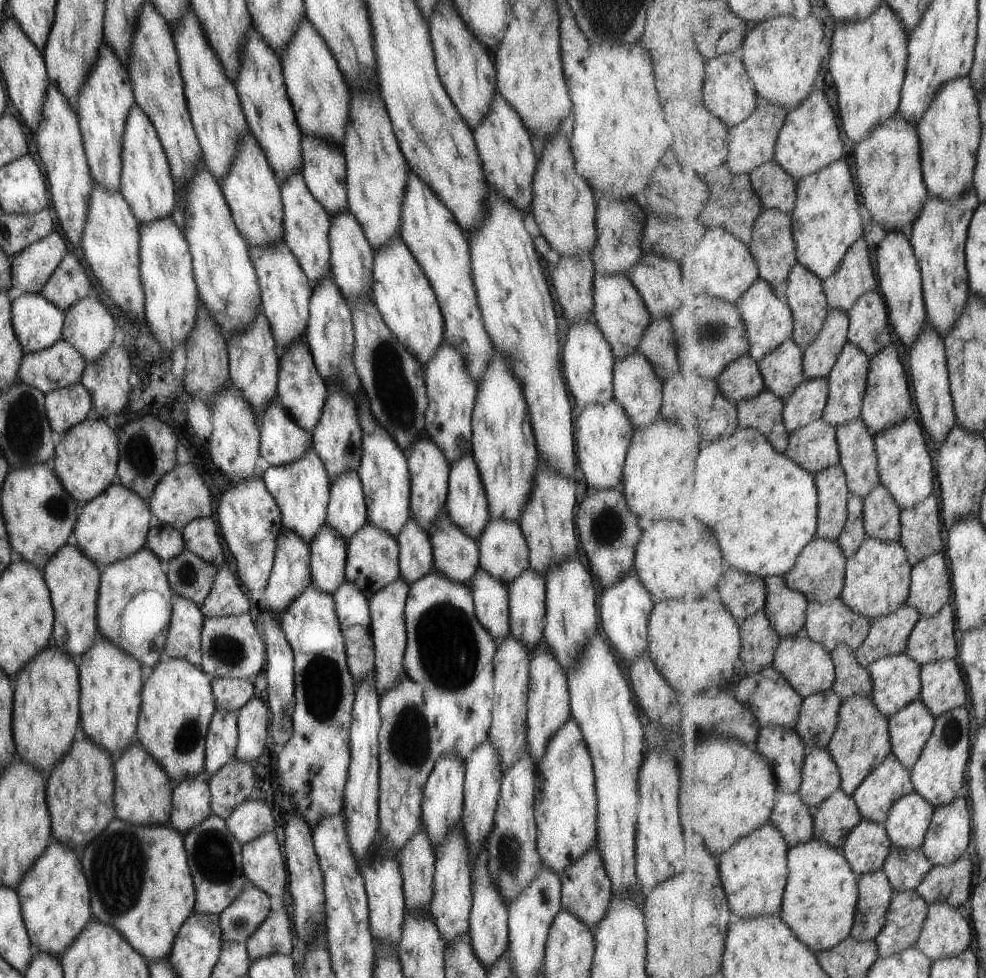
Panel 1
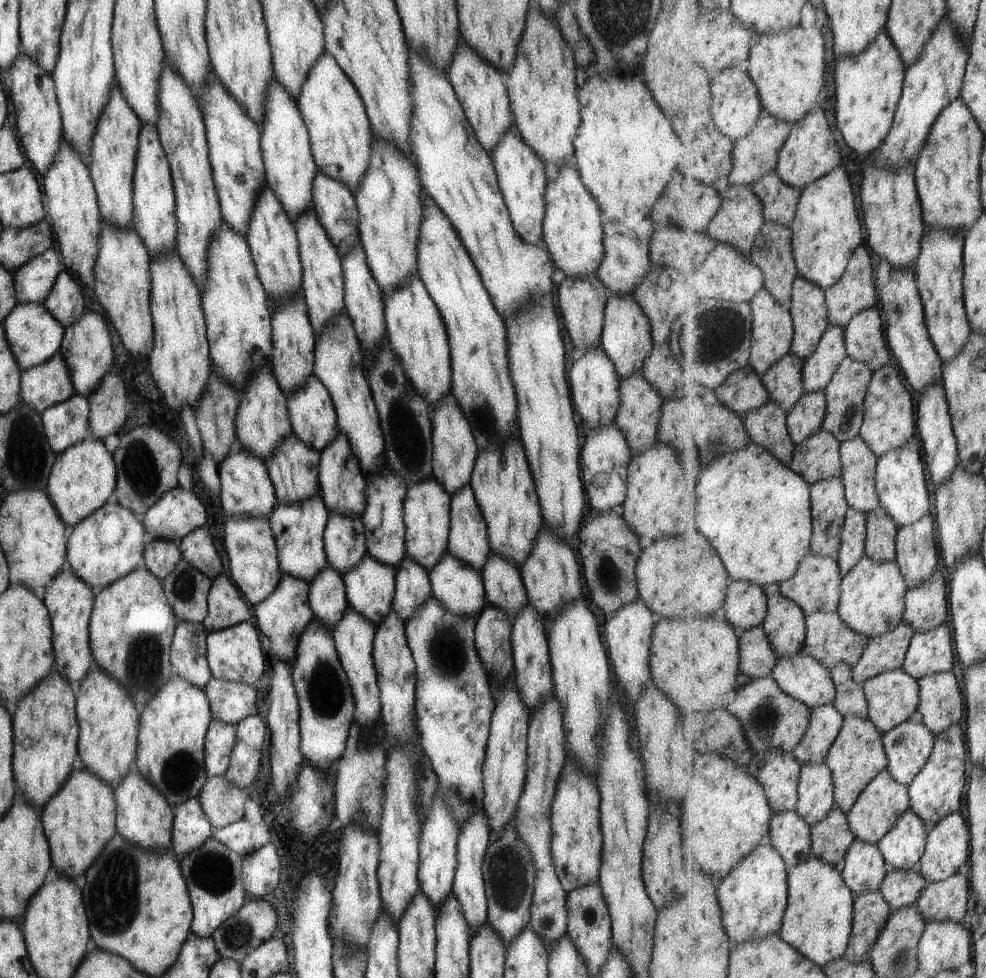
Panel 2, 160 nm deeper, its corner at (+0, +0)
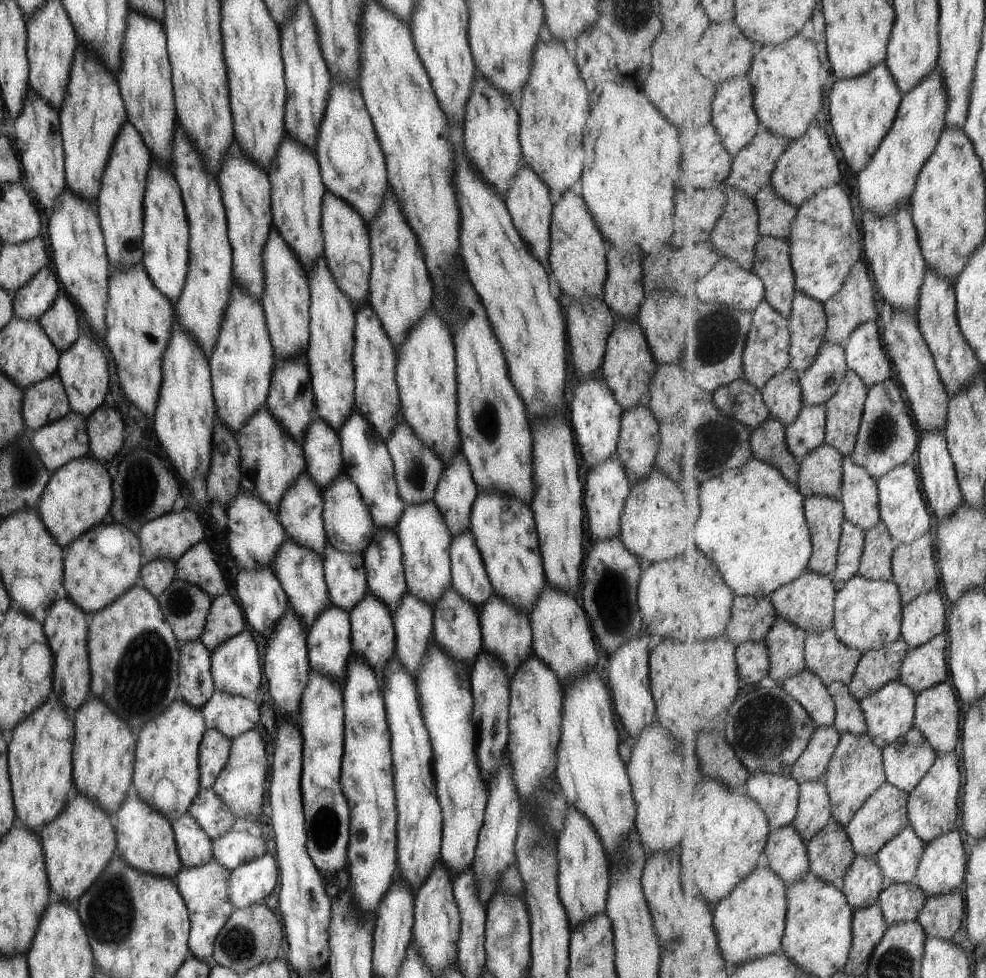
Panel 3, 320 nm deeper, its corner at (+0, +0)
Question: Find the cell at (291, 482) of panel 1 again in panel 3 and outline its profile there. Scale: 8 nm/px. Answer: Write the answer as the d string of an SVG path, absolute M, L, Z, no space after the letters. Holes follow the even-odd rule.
M289 538L284 539L277 556L275 556L275 576L279 580L283 592L285 592L290 609L298 617L307 631L315 622L315 619L321 614L321 610L328 606L327 588L322 571L322 558L308 548L297 546Z

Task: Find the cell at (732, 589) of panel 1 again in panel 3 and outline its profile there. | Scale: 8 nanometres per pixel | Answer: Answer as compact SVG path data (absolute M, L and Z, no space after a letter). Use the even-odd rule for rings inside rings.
M739 595L735 597L733 616L726 636L737 646L746 642L764 643L778 619L769 598Z

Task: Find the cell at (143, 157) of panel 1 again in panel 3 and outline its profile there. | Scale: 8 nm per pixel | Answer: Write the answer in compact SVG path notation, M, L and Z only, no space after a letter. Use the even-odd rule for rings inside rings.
M150 160L148 174L146 175L145 190L142 200L142 262L146 270L147 276L155 285L155 288L166 296L171 303L178 299L181 294L186 279L187 263L188 263L188 224L186 214L183 212L183 204L181 204L181 196L179 196L179 188L177 182L173 180L171 172L167 170L159 170L155 166L151 166L153 160Z

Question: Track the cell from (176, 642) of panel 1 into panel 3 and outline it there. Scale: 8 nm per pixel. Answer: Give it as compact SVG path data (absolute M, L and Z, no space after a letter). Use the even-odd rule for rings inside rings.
M199 639L180 642L178 651L176 698L200 709L214 691L210 673L210 652Z

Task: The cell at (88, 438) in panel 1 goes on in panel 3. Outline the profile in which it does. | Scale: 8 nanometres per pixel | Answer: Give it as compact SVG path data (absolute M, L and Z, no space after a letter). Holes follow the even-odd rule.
M91 455L70 460L50 474L35 506L35 512L48 534L61 548L65 548L79 535L101 523L113 500L111 481L107 469Z

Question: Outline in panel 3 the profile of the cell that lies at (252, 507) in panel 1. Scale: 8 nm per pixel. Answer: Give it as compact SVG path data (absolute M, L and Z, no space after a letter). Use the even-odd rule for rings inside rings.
M260 567L251 571L241 571L239 568L234 580L231 584L231 591L241 606L244 620L266 640L265 634L272 630L275 623L288 609L288 600L280 582L277 582L277 578L273 576L271 568L261 569Z

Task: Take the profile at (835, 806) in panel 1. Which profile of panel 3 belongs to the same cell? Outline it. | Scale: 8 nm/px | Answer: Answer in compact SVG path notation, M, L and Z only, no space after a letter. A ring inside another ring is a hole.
M832 820L807 845L811 872L842 889L857 855L846 828Z

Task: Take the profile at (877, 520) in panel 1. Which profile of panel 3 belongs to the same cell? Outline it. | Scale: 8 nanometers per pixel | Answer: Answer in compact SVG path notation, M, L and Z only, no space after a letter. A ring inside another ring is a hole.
M879 523L866 532L866 547L862 556L859 576L872 581L889 582L894 579L893 558L897 548L887 525Z

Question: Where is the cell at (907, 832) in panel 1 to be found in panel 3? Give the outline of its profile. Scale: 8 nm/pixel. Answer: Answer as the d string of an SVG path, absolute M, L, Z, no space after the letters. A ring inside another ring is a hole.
M911 825L887 843L875 858L886 882L893 885L915 882L926 846Z

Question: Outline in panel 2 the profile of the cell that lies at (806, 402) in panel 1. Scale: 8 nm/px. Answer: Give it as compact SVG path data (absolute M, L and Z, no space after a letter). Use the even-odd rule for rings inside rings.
M807 393L788 415L788 429L797 446L824 428L828 411L826 393Z

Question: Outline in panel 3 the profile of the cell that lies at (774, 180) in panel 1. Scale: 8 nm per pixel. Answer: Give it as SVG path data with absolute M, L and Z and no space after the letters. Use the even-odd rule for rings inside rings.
M772 186L759 191L754 201L762 221L761 237L789 241L793 223L798 216L798 208L783 200Z

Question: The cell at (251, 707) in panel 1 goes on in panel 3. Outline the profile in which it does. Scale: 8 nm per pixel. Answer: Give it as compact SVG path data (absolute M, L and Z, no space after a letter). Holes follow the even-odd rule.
M251 729L231 739L227 762L223 765L221 772L215 777L213 784L210 786L212 791L219 797L220 802L231 811L235 821L241 819L255 820L256 824L259 825L257 820L263 814L263 810L261 810L263 808L261 805L263 804L263 784L267 780L269 771L264 748L265 744L256 729Z

